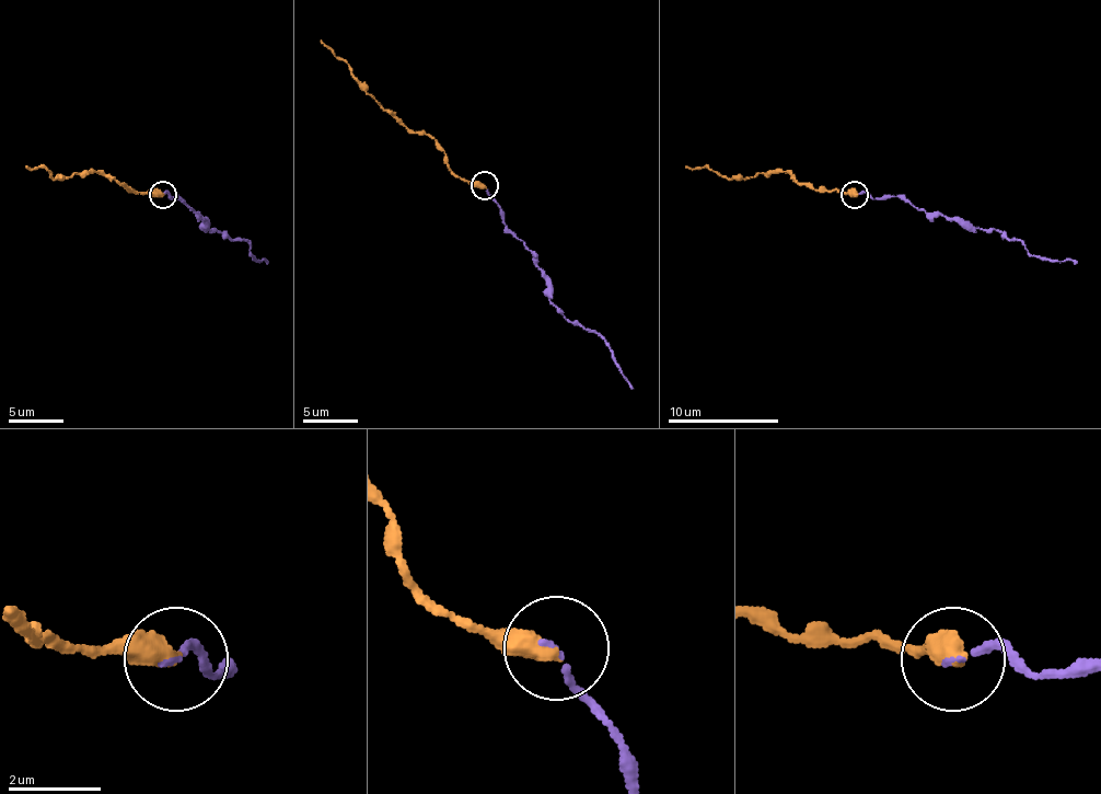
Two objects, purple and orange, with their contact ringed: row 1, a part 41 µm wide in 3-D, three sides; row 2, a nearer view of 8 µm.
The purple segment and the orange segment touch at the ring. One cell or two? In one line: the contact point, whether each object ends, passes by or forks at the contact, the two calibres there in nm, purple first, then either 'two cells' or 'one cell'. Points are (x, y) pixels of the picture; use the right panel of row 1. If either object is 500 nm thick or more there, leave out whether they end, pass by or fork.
place (854, 195); purple ends; orange ends; calibres 130 and 480 nm; one cell

